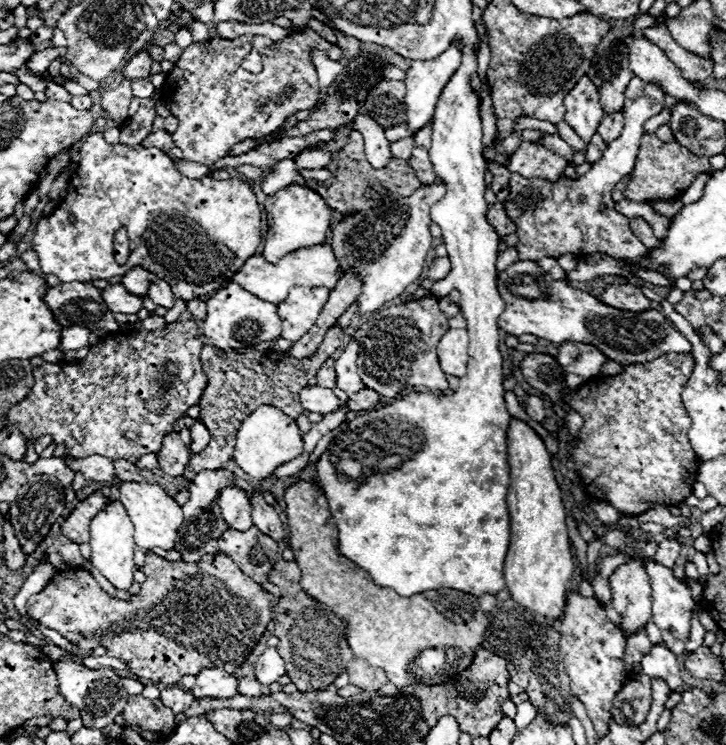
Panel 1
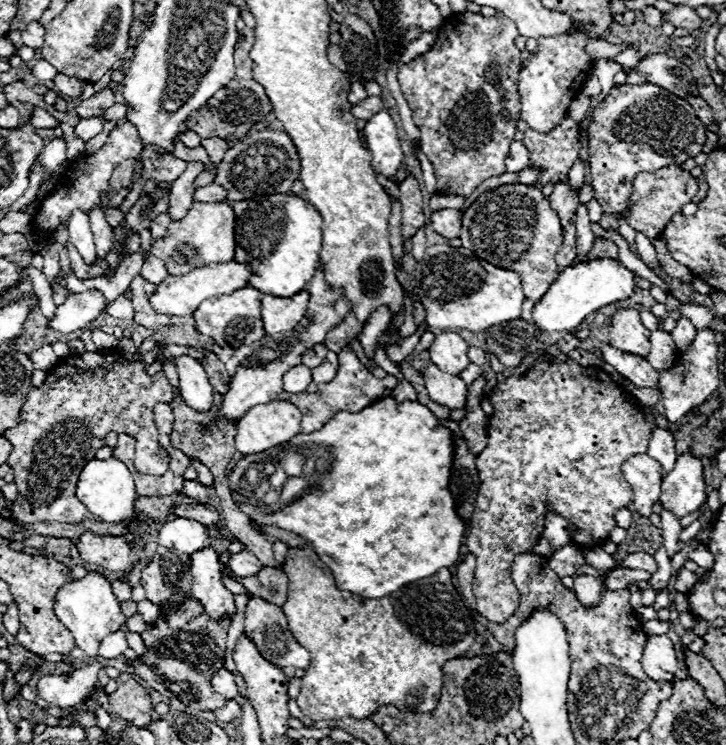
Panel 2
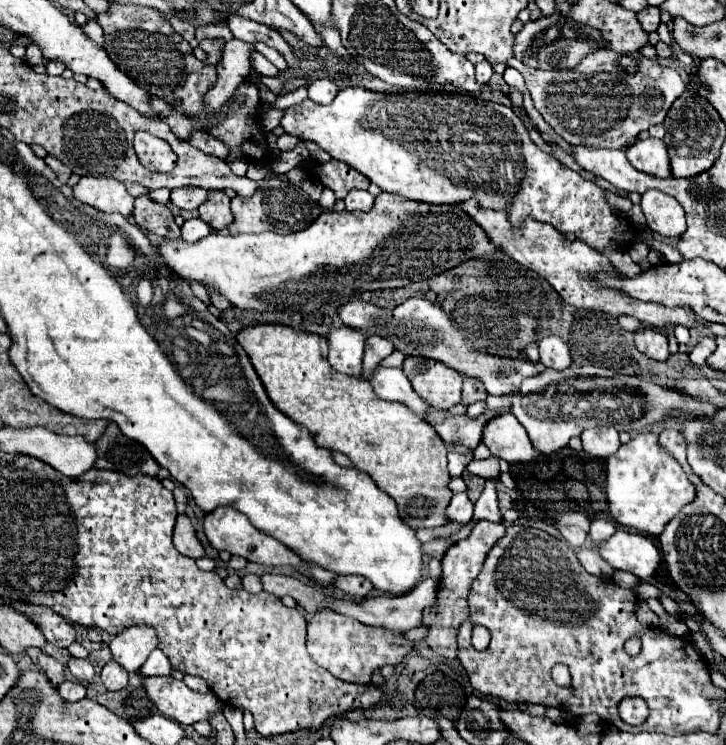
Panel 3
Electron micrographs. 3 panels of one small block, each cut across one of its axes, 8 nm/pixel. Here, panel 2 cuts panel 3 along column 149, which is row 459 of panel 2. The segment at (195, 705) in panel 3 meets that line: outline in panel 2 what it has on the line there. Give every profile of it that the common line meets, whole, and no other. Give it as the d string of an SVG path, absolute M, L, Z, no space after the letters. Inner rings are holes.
M684 452L662 482L662 506L678 520L698 510L706 500L706 484L698 458Z

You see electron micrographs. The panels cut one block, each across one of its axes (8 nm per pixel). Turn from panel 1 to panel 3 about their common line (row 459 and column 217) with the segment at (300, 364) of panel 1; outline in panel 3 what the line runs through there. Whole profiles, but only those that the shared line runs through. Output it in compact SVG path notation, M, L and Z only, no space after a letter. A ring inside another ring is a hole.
M214 190L210 192L208 202L204 202L200 208L200 218L216 232L226 232L228 226L232 224L232 210L230 210L230 198L220 192Z

